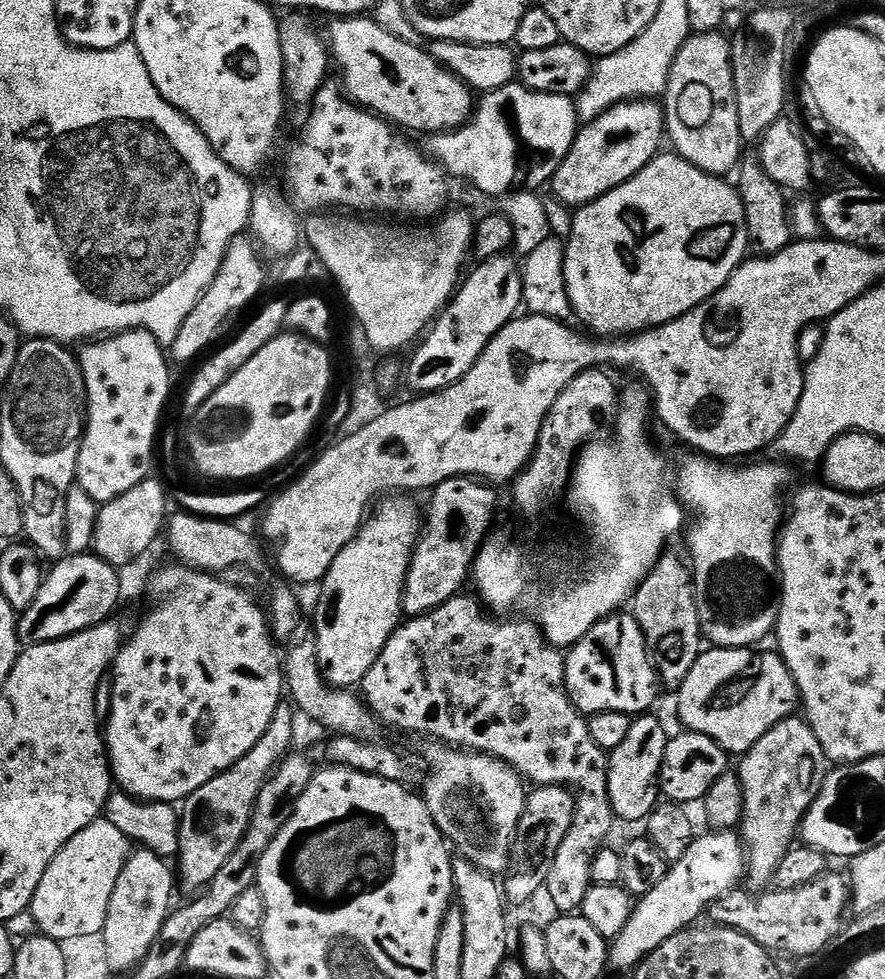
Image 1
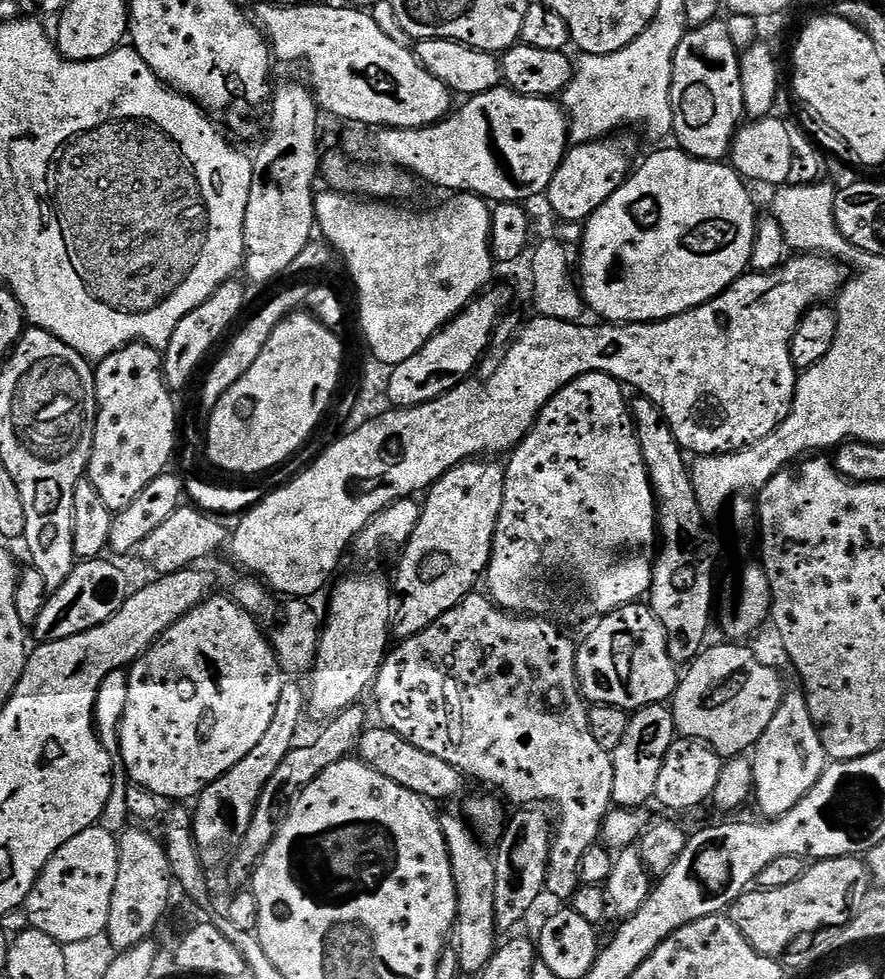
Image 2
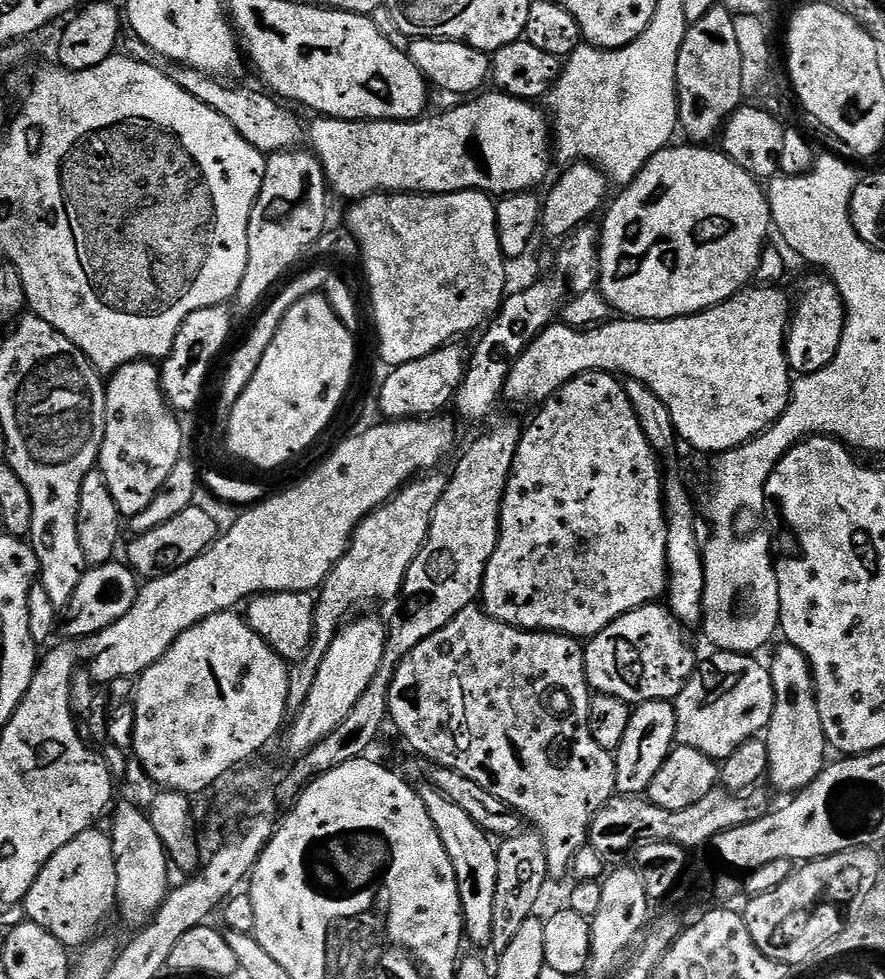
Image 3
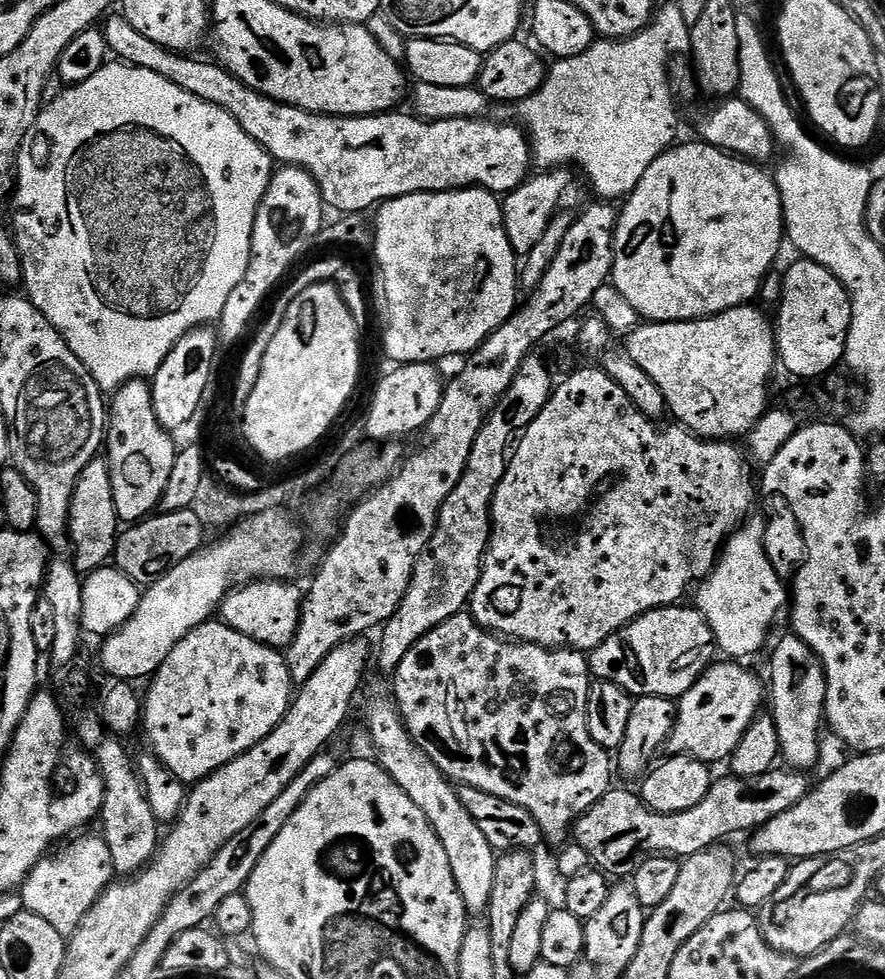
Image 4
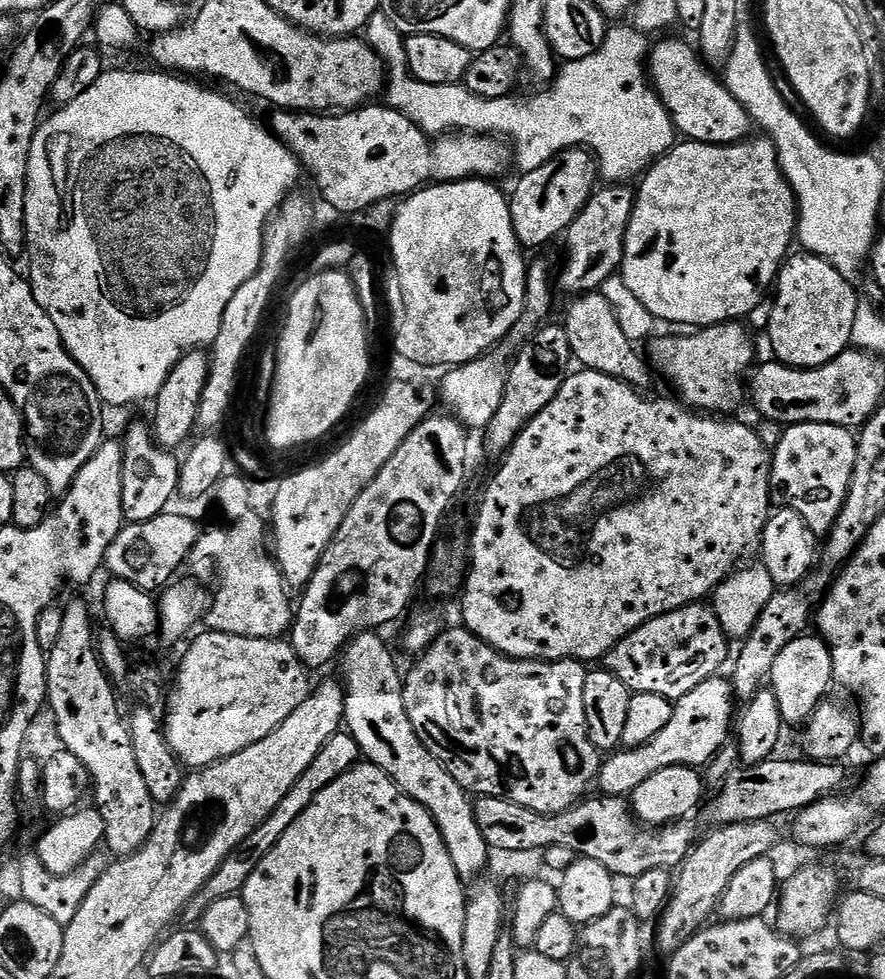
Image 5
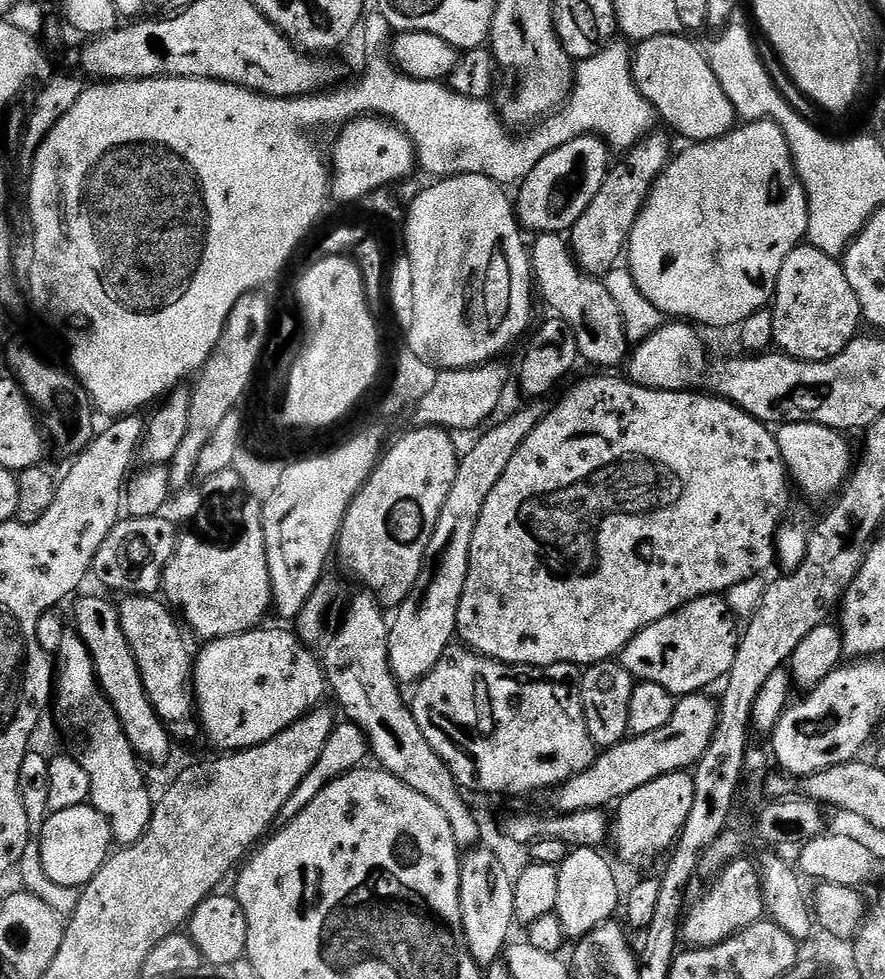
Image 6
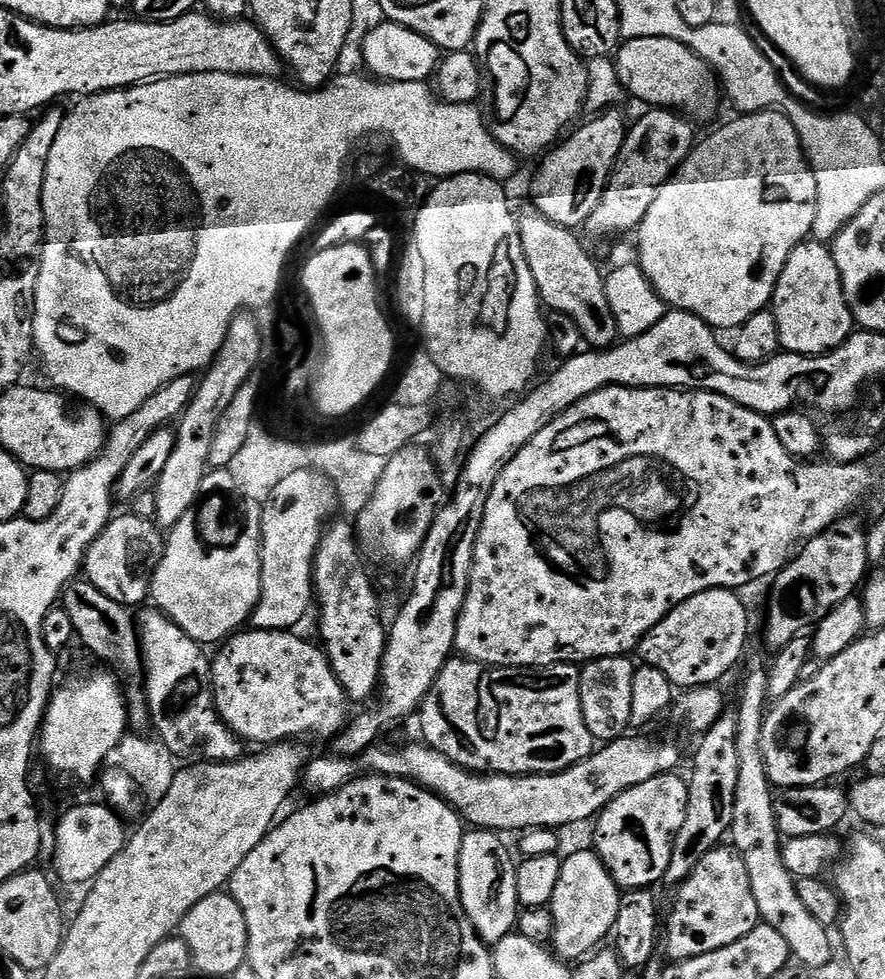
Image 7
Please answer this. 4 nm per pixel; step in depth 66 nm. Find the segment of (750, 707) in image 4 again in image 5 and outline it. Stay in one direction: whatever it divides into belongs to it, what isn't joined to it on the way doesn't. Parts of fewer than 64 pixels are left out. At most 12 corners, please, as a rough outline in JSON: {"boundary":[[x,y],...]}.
{"boundary":[[727,679],[675,701],[640,748],[603,761],[599,791],[631,797],[650,774],[711,764],[734,732]]}

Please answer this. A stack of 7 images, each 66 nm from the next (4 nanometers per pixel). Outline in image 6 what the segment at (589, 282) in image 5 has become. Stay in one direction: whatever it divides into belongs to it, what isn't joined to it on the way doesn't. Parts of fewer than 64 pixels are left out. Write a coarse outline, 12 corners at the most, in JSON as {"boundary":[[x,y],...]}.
{"boundary":[[669,133],[613,163],[571,230],[572,255],[604,278],[664,173]]}

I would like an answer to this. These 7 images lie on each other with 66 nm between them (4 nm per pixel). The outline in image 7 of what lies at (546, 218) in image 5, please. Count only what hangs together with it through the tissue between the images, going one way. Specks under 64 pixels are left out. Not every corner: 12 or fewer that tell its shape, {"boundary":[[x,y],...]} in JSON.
{"boundary":[[605,110],[543,157],[533,209],[587,225],[630,127]]}

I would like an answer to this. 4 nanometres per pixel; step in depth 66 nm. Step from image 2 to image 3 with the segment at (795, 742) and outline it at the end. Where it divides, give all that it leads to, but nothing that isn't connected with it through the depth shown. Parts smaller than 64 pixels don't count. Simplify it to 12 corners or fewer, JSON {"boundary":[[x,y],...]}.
{"boundary":[[787,642],[770,663],[776,705],[767,779],[795,794],[824,771],[830,745],[816,682]]}

